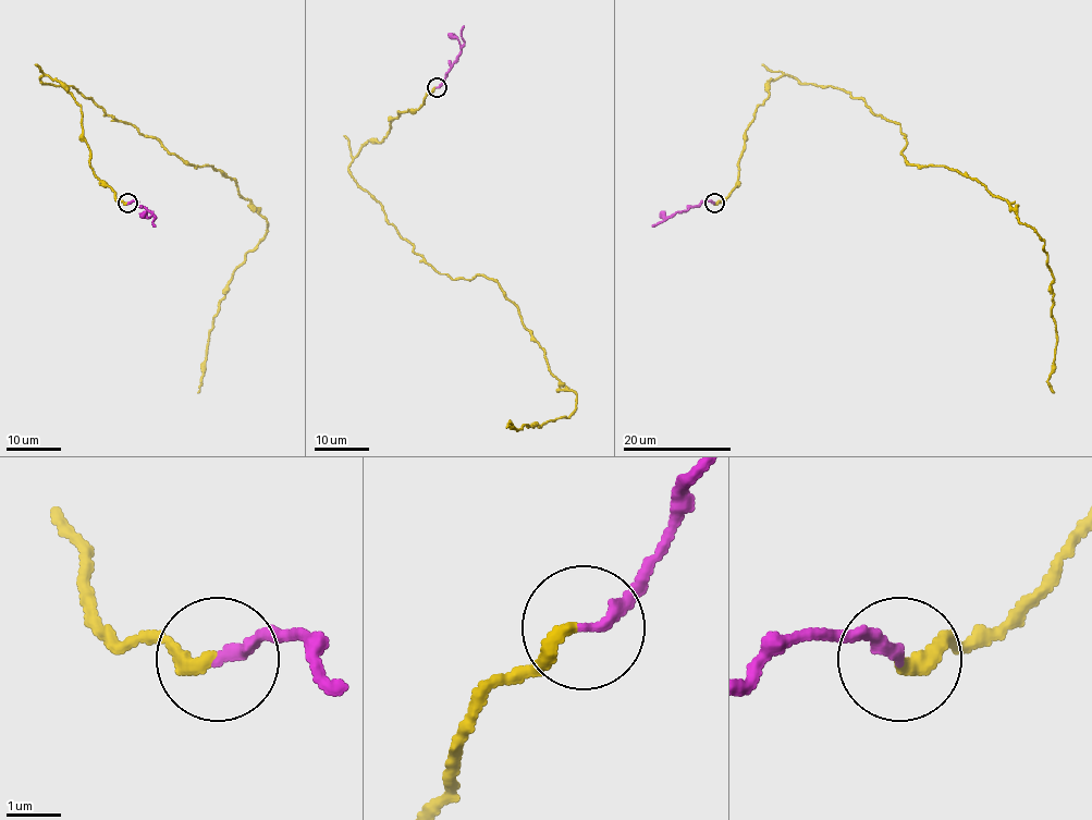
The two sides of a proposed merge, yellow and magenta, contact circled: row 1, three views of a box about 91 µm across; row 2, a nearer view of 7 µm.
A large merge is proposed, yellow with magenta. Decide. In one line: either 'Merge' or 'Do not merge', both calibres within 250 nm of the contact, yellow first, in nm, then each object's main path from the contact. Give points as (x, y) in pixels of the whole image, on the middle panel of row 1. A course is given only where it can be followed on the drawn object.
Merge. Thickness 280 nm (yellow) against 200 nm. Course of yellow: (437, 87), (348, 170), (441, 273), (498, 283), (576, 393), (568, 417), (505, 427). Course of magenta: (437, 87), (464, 45), (464, 26)

